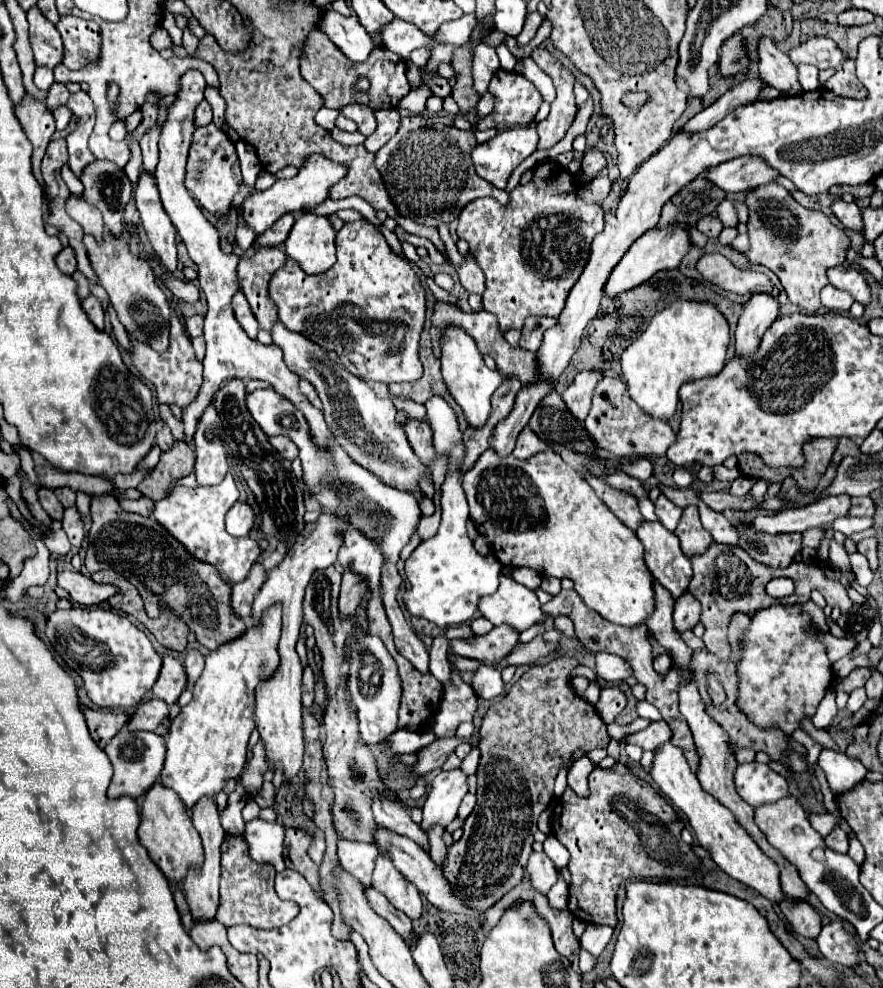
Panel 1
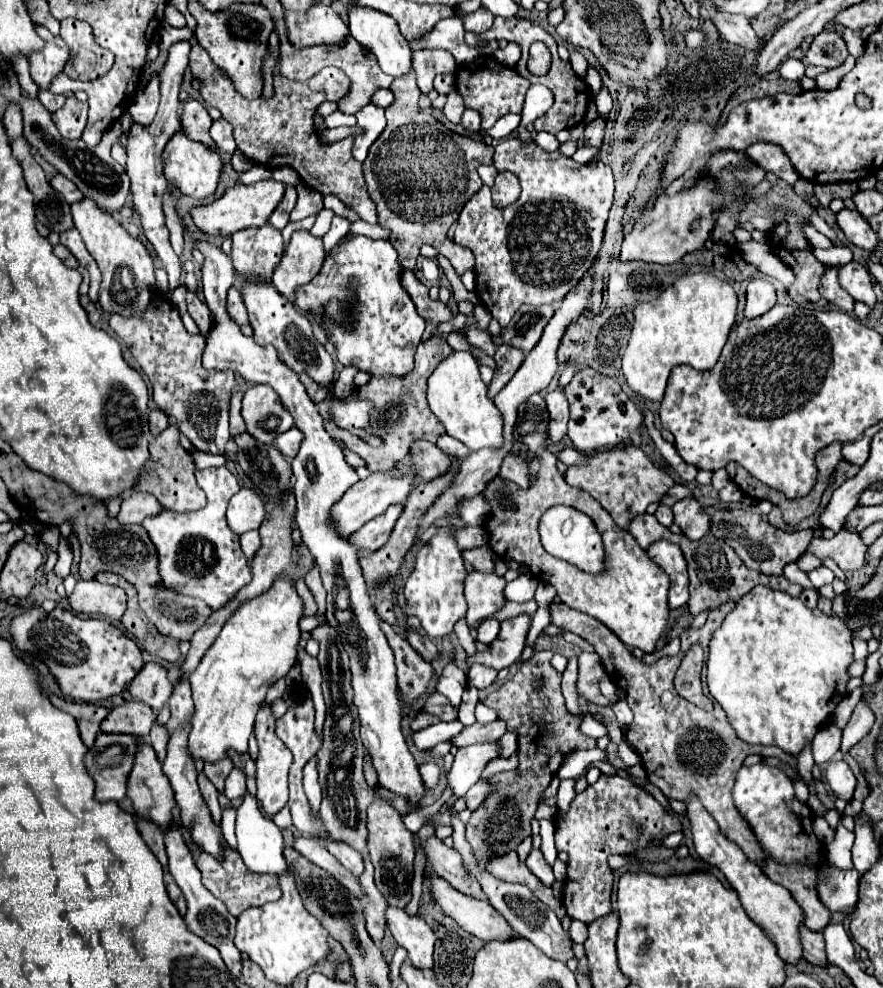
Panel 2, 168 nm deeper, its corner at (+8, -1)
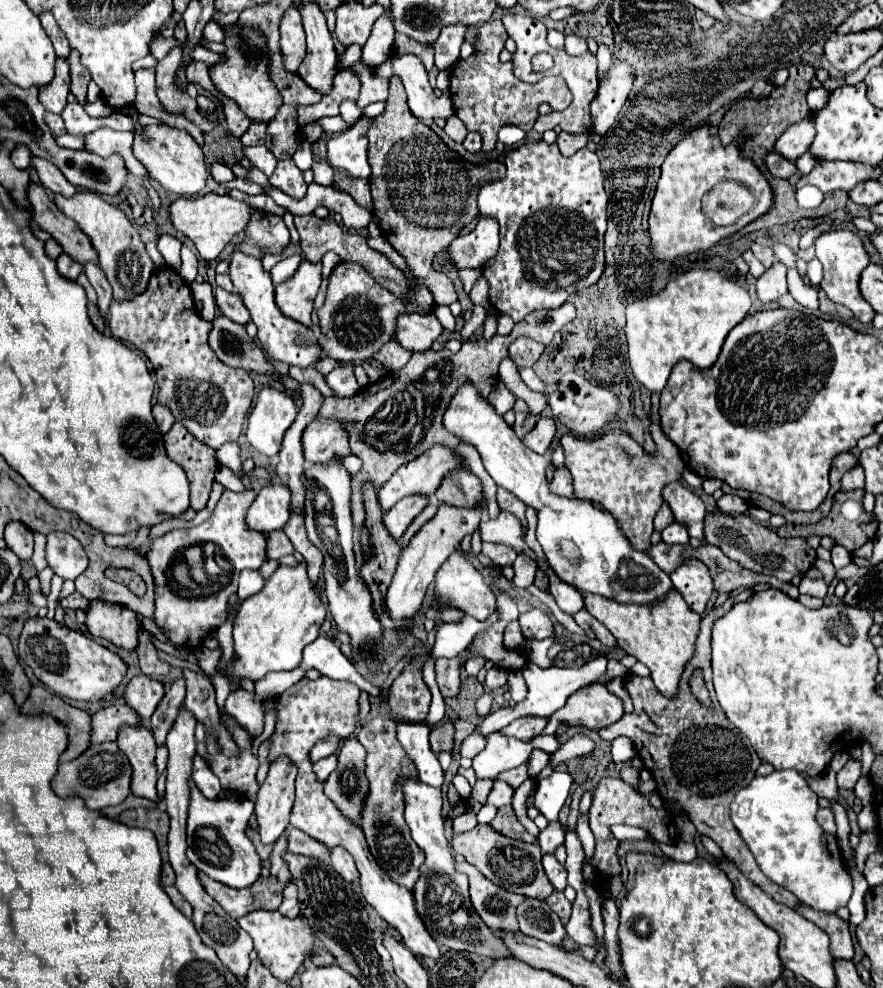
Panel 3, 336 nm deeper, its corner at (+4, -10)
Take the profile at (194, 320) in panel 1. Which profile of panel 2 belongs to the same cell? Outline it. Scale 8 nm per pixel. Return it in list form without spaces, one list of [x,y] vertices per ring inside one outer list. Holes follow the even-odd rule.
[[[181,285],[181,287],[177,287],[177,289],[173,291],[173,295],[171,295],[171,303],[173,303],[173,307],[179,311],[179,315],[187,313],[187,307],[185,307],[185,299],[183,299],[183,295],[185,295],[183,285]]]

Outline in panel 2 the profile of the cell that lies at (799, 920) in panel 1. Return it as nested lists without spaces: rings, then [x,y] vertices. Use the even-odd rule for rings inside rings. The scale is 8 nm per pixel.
[[[805,925],[799,927],[799,939],[801,939],[801,947],[803,947],[803,957],[809,963],[815,965],[825,965],[825,943],[821,939],[821,933],[813,933],[809,931]]]

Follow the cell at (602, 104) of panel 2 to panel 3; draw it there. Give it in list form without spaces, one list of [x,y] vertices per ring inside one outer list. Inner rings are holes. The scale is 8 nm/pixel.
[[[599,44],[597,60],[599,60],[599,76],[603,76],[609,70],[611,62],[613,62],[613,54],[611,54],[611,50],[605,44]]]

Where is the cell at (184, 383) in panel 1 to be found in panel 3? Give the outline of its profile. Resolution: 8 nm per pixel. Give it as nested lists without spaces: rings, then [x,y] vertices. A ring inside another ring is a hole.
[[[161,266],[153,272],[145,292],[129,298],[129,300],[113,300],[111,304],[111,314],[109,314],[109,328],[113,338],[131,342],[137,350],[145,352],[147,358],[153,364],[155,376],[157,376],[157,386],[159,386],[159,404],[169,406],[173,412],[175,420],[181,422],[197,440],[203,444],[209,444],[211,448],[219,448],[225,442],[233,442],[239,438],[243,430],[243,422],[247,418],[251,400],[253,400],[253,378],[249,372],[241,368],[229,368],[225,366],[217,354],[211,350],[207,336],[213,328],[211,322],[203,320],[193,304],[191,288],[185,284],[185,280],[171,268]]]

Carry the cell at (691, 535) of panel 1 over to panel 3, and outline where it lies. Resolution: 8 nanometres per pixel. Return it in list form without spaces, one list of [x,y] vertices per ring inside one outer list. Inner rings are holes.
[[[669,482],[663,488],[663,500],[667,500],[675,522],[683,524],[691,538],[703,540],[703,520],[707,514],[703,500],[681,482]]]

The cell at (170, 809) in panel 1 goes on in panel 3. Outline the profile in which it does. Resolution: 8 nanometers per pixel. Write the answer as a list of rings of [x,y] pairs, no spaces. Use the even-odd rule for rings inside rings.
[[[123,724],[117,736],[117,746],[129,758],[133,768],[131,792],[149,800],[157,800],[157,768],[155,768],[155,738],[145,724]]]

